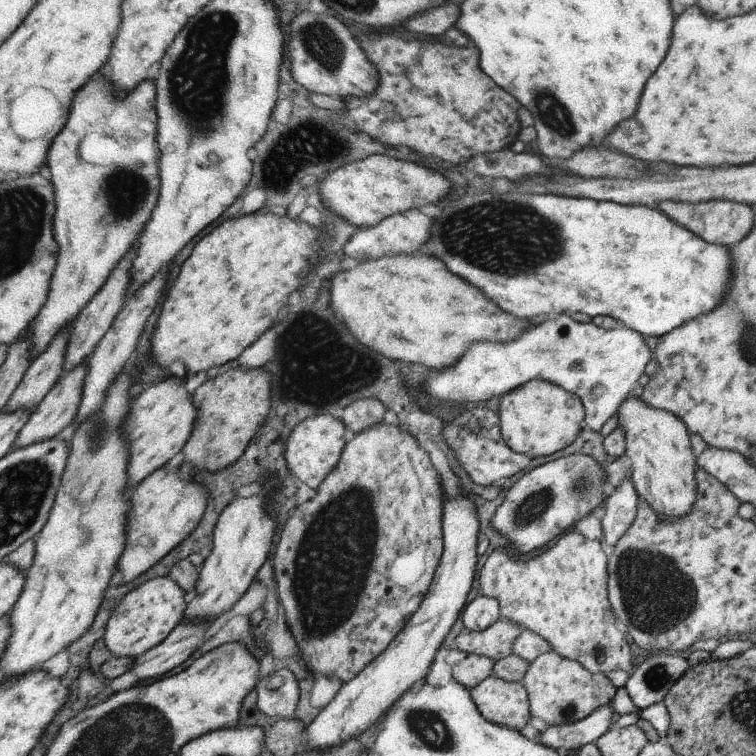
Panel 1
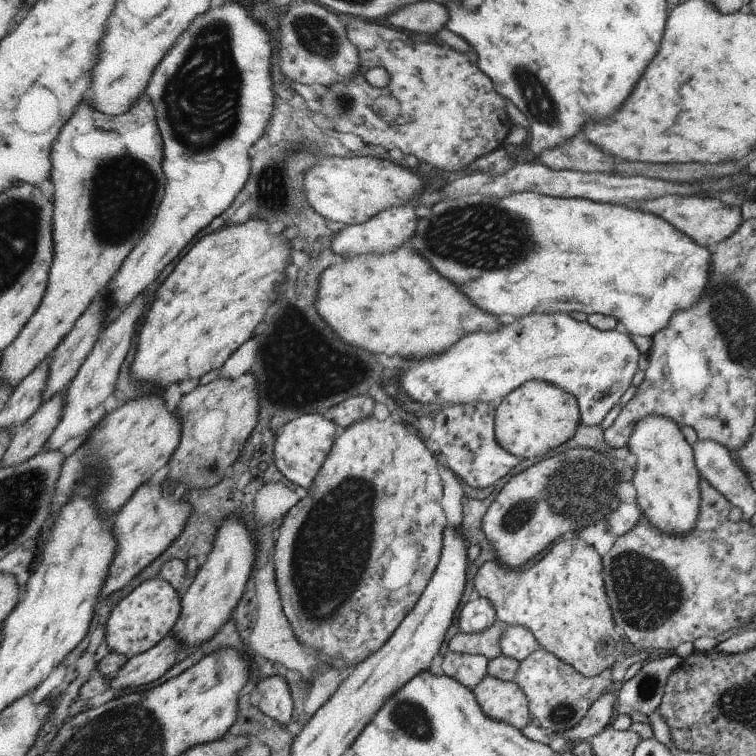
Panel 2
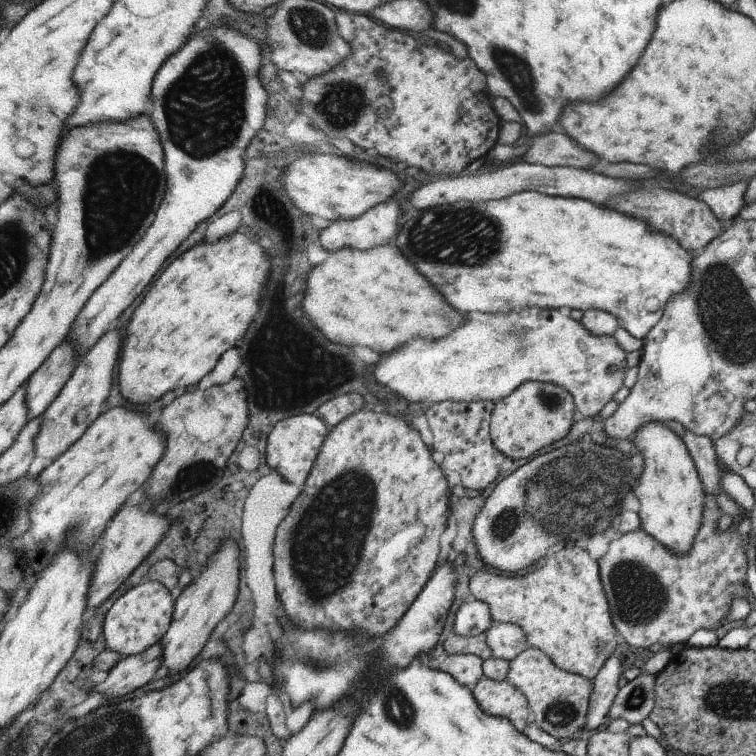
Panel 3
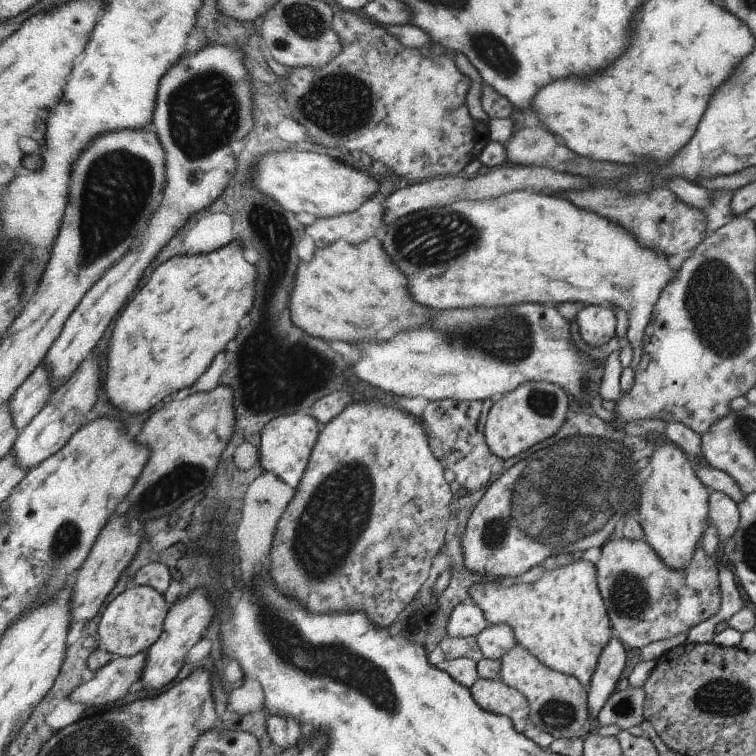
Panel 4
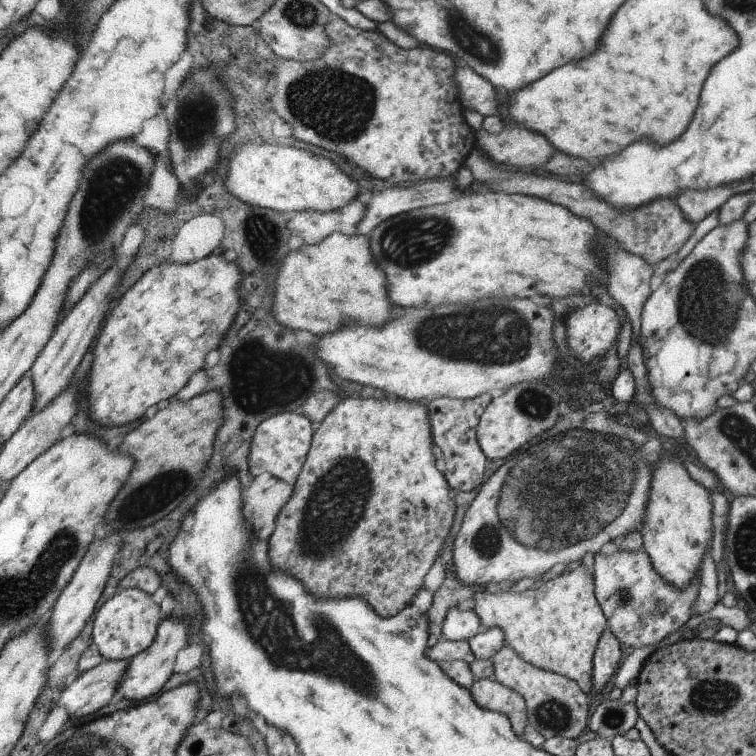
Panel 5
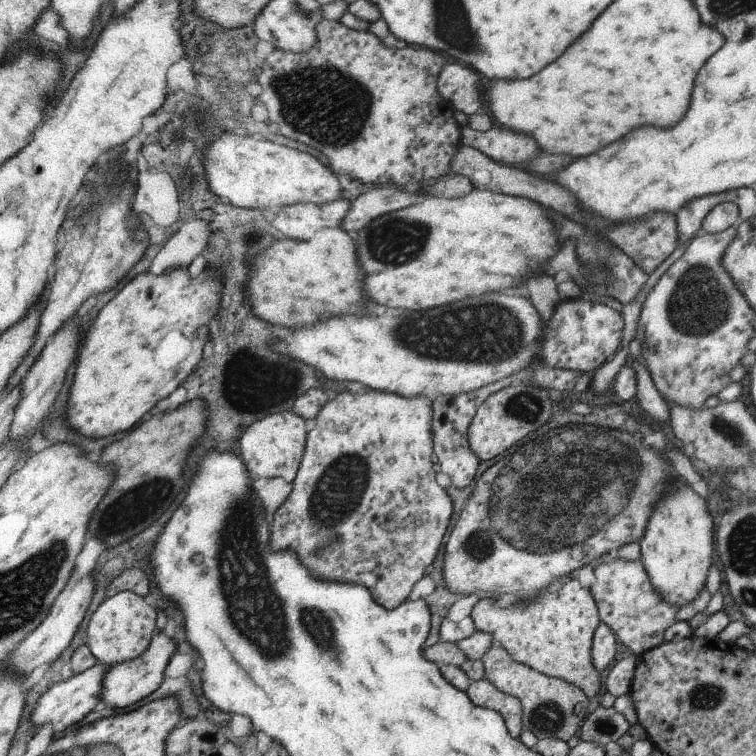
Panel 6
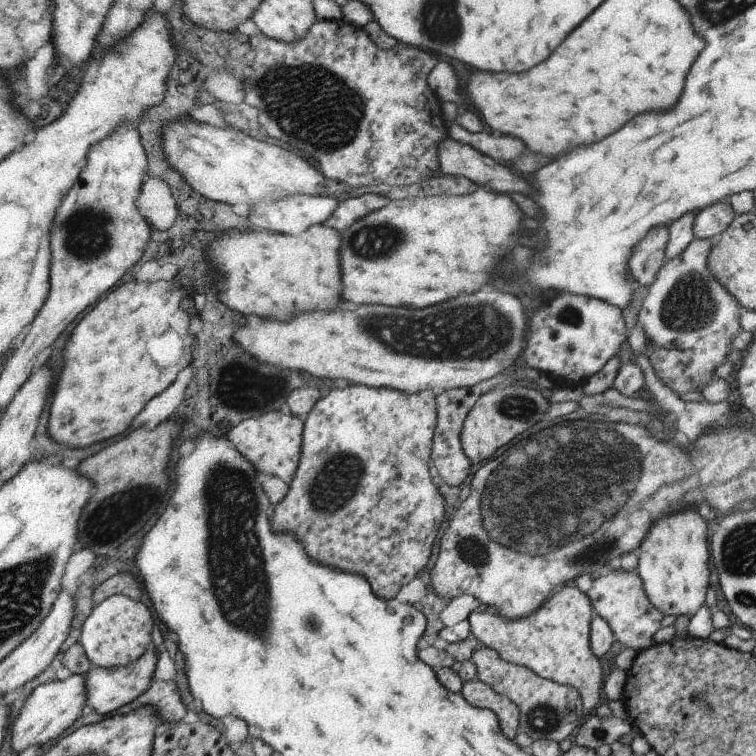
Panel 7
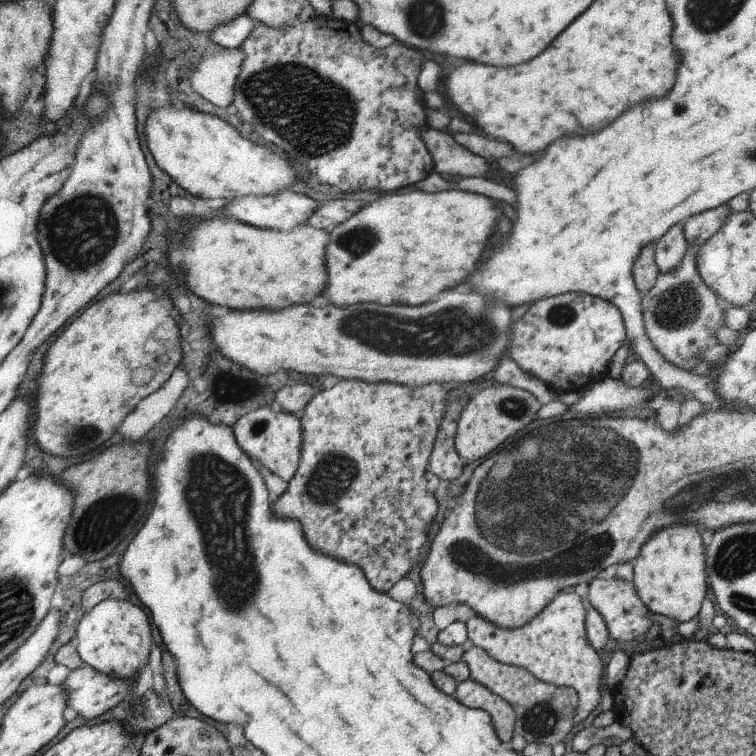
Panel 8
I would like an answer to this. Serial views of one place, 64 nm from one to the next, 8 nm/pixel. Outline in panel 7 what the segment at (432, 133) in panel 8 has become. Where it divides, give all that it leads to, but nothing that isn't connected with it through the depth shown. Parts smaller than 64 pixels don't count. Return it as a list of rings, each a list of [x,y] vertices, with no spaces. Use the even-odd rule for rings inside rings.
[[[451,138],[446,139],[439,145],[439,163],[442,174],[468,177],[478,187],[482,187],[482,184],[484,184],[484,188],[490,188],[490,190],[496,190],[496,192],[518,192],[518,194],[524,194],[524,196],[530,196],[530,190],[532,190],[528,178],[514,174],[508,166],[502,166],[502,163],[482,154],[472,146]]]

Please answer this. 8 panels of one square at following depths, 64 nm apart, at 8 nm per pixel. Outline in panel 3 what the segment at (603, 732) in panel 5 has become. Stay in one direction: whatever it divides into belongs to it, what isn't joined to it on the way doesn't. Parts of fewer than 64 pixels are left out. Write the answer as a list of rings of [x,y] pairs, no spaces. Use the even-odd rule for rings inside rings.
[[[640,673],[619,688],[608,716],[613,719],[624,718],[630,725],[649,717],[656,704],[656,681],[660,673]]]

